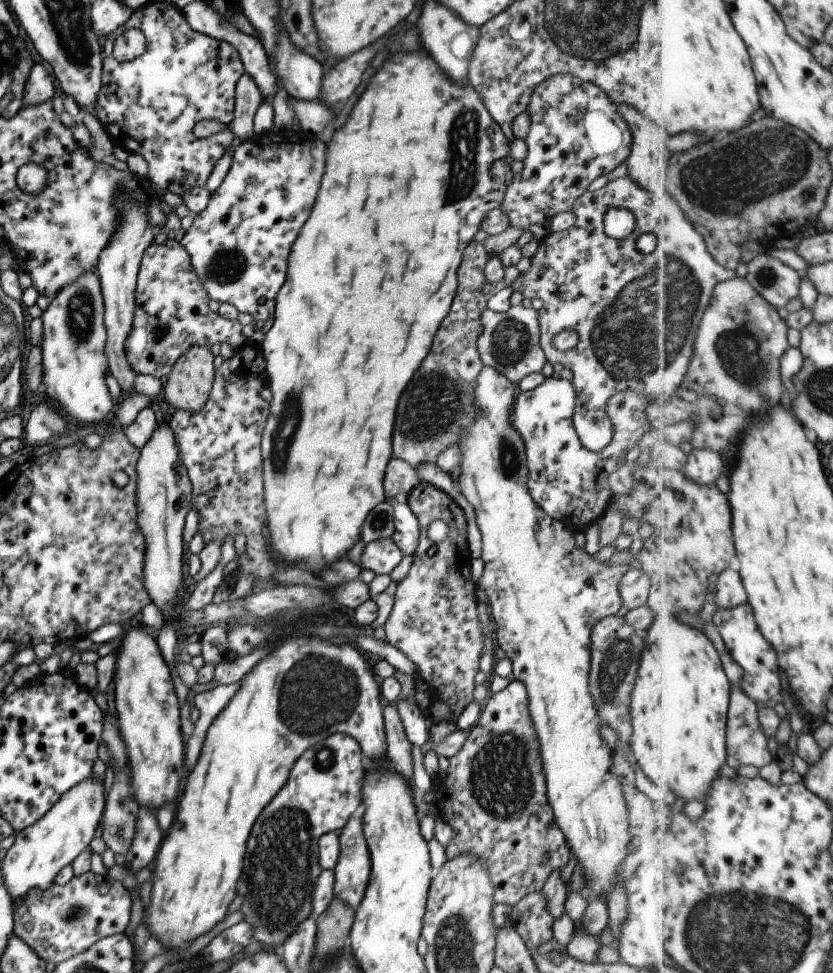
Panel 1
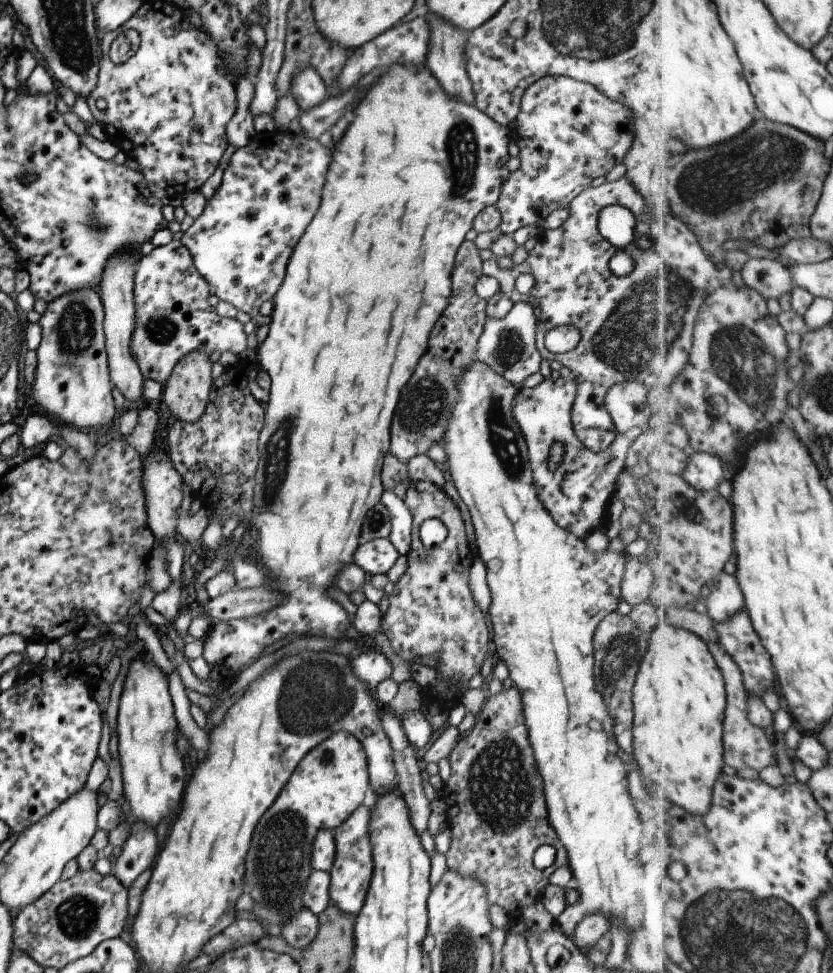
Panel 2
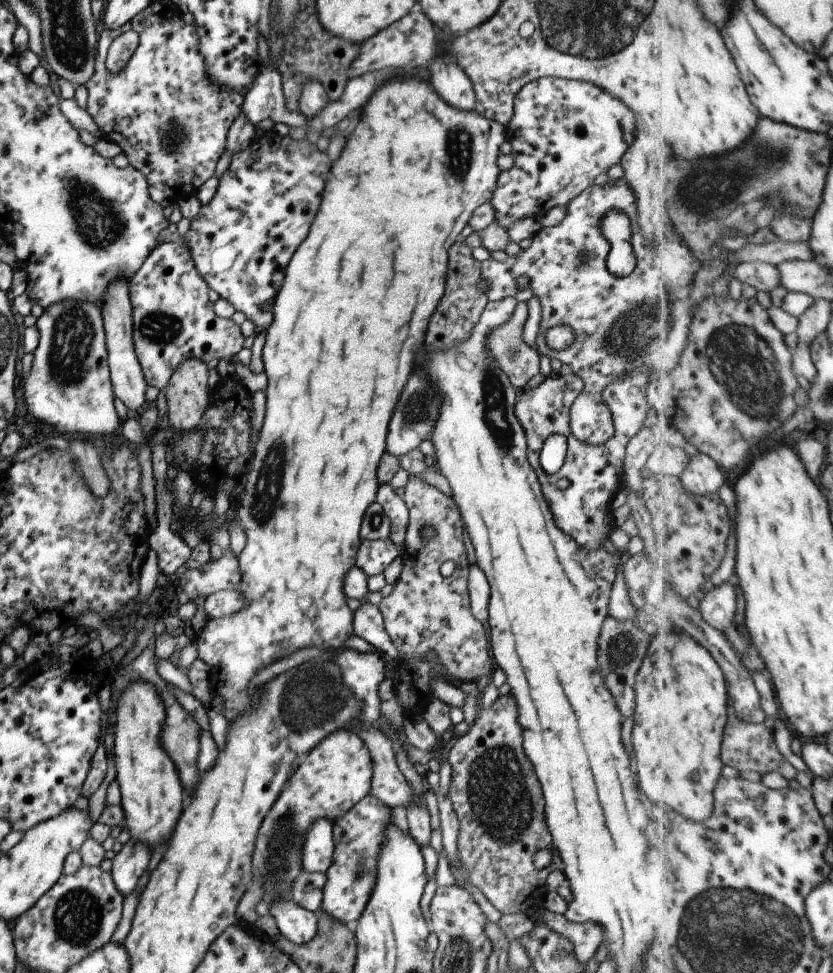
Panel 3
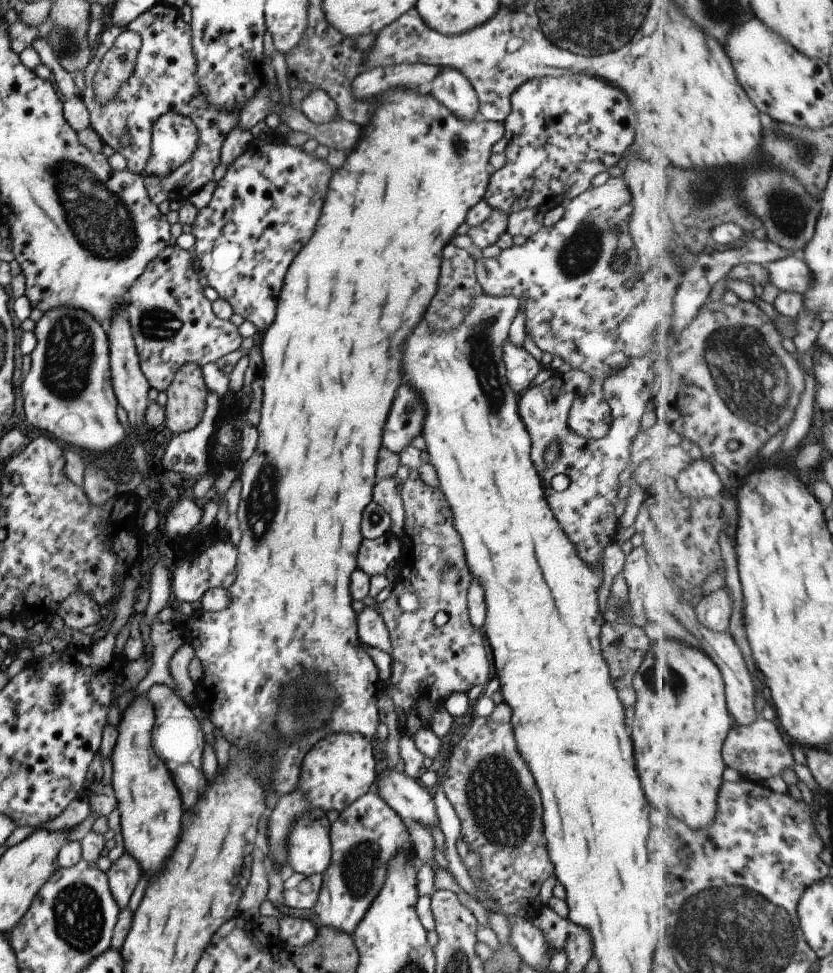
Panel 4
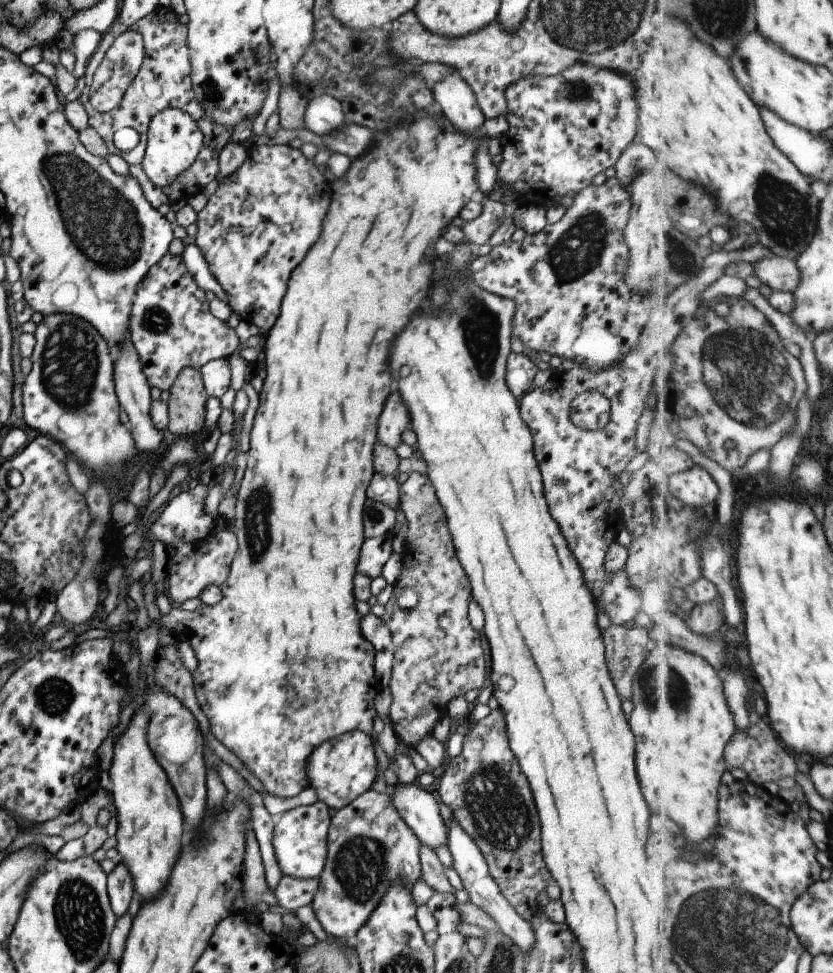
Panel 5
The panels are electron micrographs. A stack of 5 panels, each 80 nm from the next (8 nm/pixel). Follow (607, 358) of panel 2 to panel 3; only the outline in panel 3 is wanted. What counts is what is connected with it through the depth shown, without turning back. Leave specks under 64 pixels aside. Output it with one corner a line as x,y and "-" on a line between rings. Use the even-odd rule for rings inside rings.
624,177
617,178
617,180
609,179
605,182
605,184
601,184
600,186
587,186
587,188
585,188
581,194
575,196
565,208
565,216
559,220
559,223
548,228
541,228
537,234
531,238
531,244
530,246
527,246
525,250
519,250
517,254
507,256
504,261
502,260
496,262
495,260
488,259
478,262
479,281
486,281
488,283
488,288
484,294
489,298
493,298
515,295
518,290
516,279
521,276
525,276
528,279
529,289
531,290
531,293
533,293
533,296
539,300
539,306
541,306
539,330
537,330
537,337
535,338
536,352
538,355
543,354
543,356
548,356
550,359
554,358
561,361
561,365
565,364
565,366
569,366
571,372
573,372
573,374
581,380
582,384
579,392
573,398
572,404
570,405
568,411
568,424
570,432
576,440
579,440
579,442
585,442
585,444
596,446
605,444
605,440
609,440
609,438
611,438
611,434
613,434
613,420
611,419
609,408
607,408
603,400
603,391
609,382
613,382
613,380
617,380
617,378
622,377
621,374
626,375
625,372
634,372
635,369
643,368
649,371
650,374
651,372
671,372
671,370
679,364
681,352
685,350
685,346
689,343
689,332
691,332
689,328
691,328
694,318
693,308
695,308
695,304
693,304
693,300
691,300
691,292
693,292
693,278
695,278
697,270
701,270
701,260
695,256
695,252
689,248
689,244
687,244
684,237
680,236
678,231
673,234
673,239
668,239
667,245
664,244
664,239
660,239
660,244
655,247
643,244
643,236
639,234
639,228
637,228
637,222
635,222
635,220
637,220
637,216
635,216
635,198
633,198
633,194
-
607,210
619,210
619,212
623,212
623,214
627,216
627,220
629,220
629,228
631,230
631,240
629,240
629,244
635,260
635,265
633,271
629,272
629,275
625,277
612,276
605,267
605,258
610,250
610,247
609,242
607,242
607,240
603,238
603,234
599,232
599,220
603,218
603,214
605,214
-
561,325
569,326
569,328
571,328
571,332
573,332
573,342
571,342
567,348
563,348
563,350
552,350
549,346
547,346
547,344
545,344
545,334
547,330

